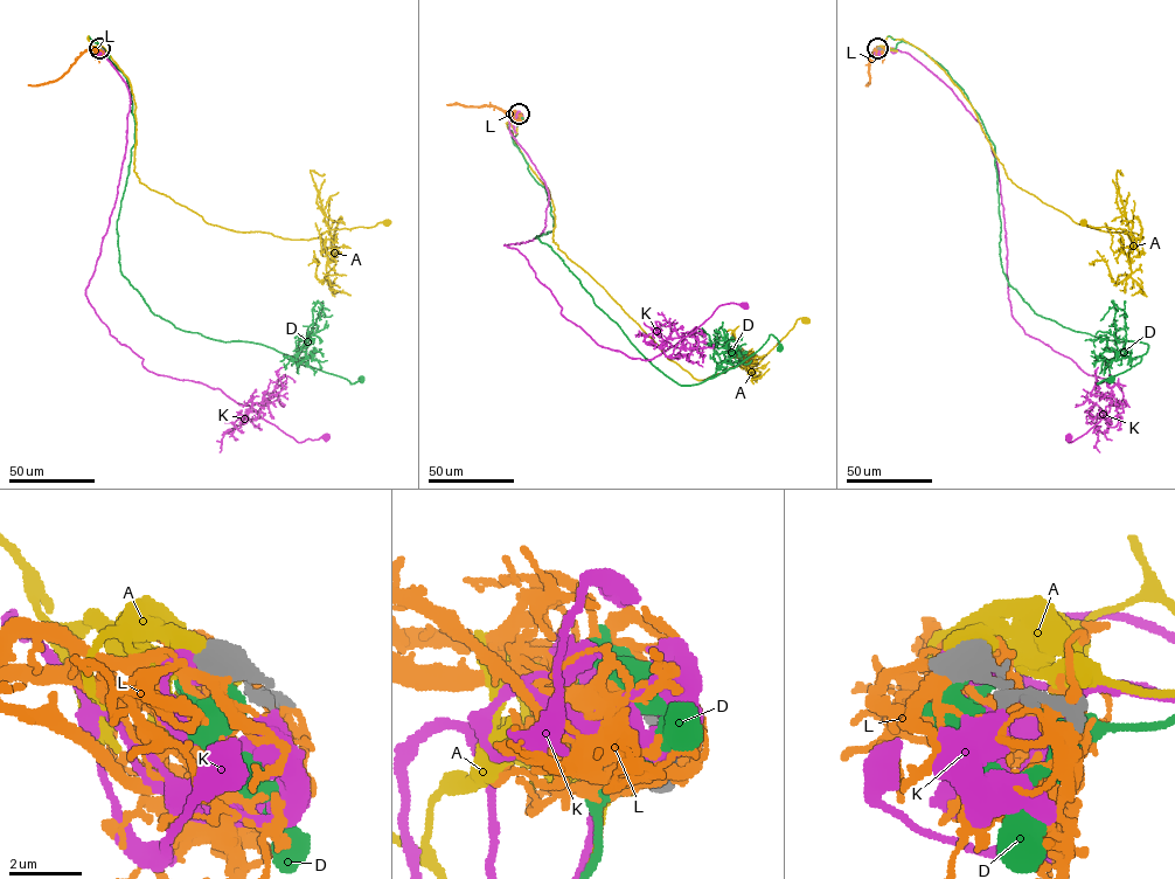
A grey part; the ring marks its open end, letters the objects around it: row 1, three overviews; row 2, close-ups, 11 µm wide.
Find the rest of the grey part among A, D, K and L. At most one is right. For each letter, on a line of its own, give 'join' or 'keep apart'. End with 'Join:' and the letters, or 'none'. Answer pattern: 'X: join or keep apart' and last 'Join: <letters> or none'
A: keep apart
D: keep apart
K: keep apart
L: keep apart
Join: none

